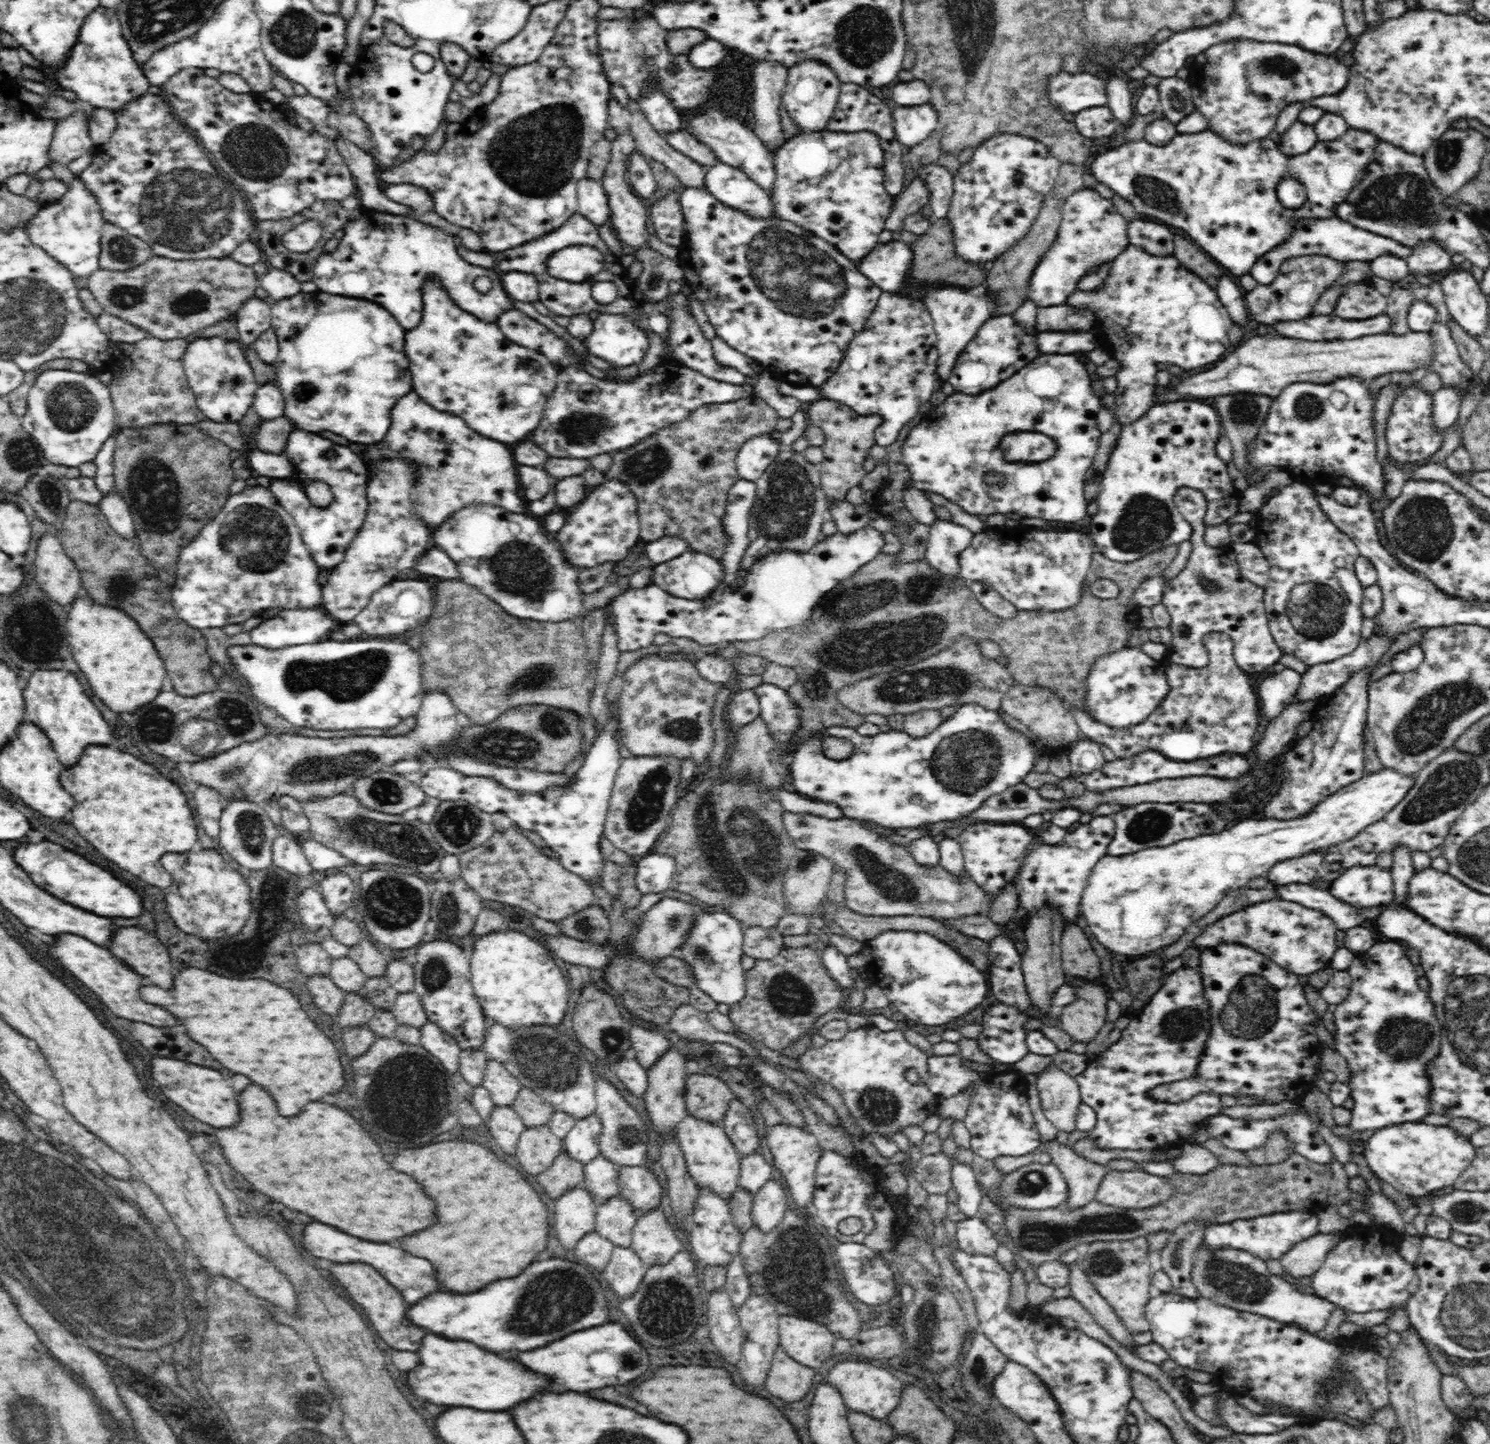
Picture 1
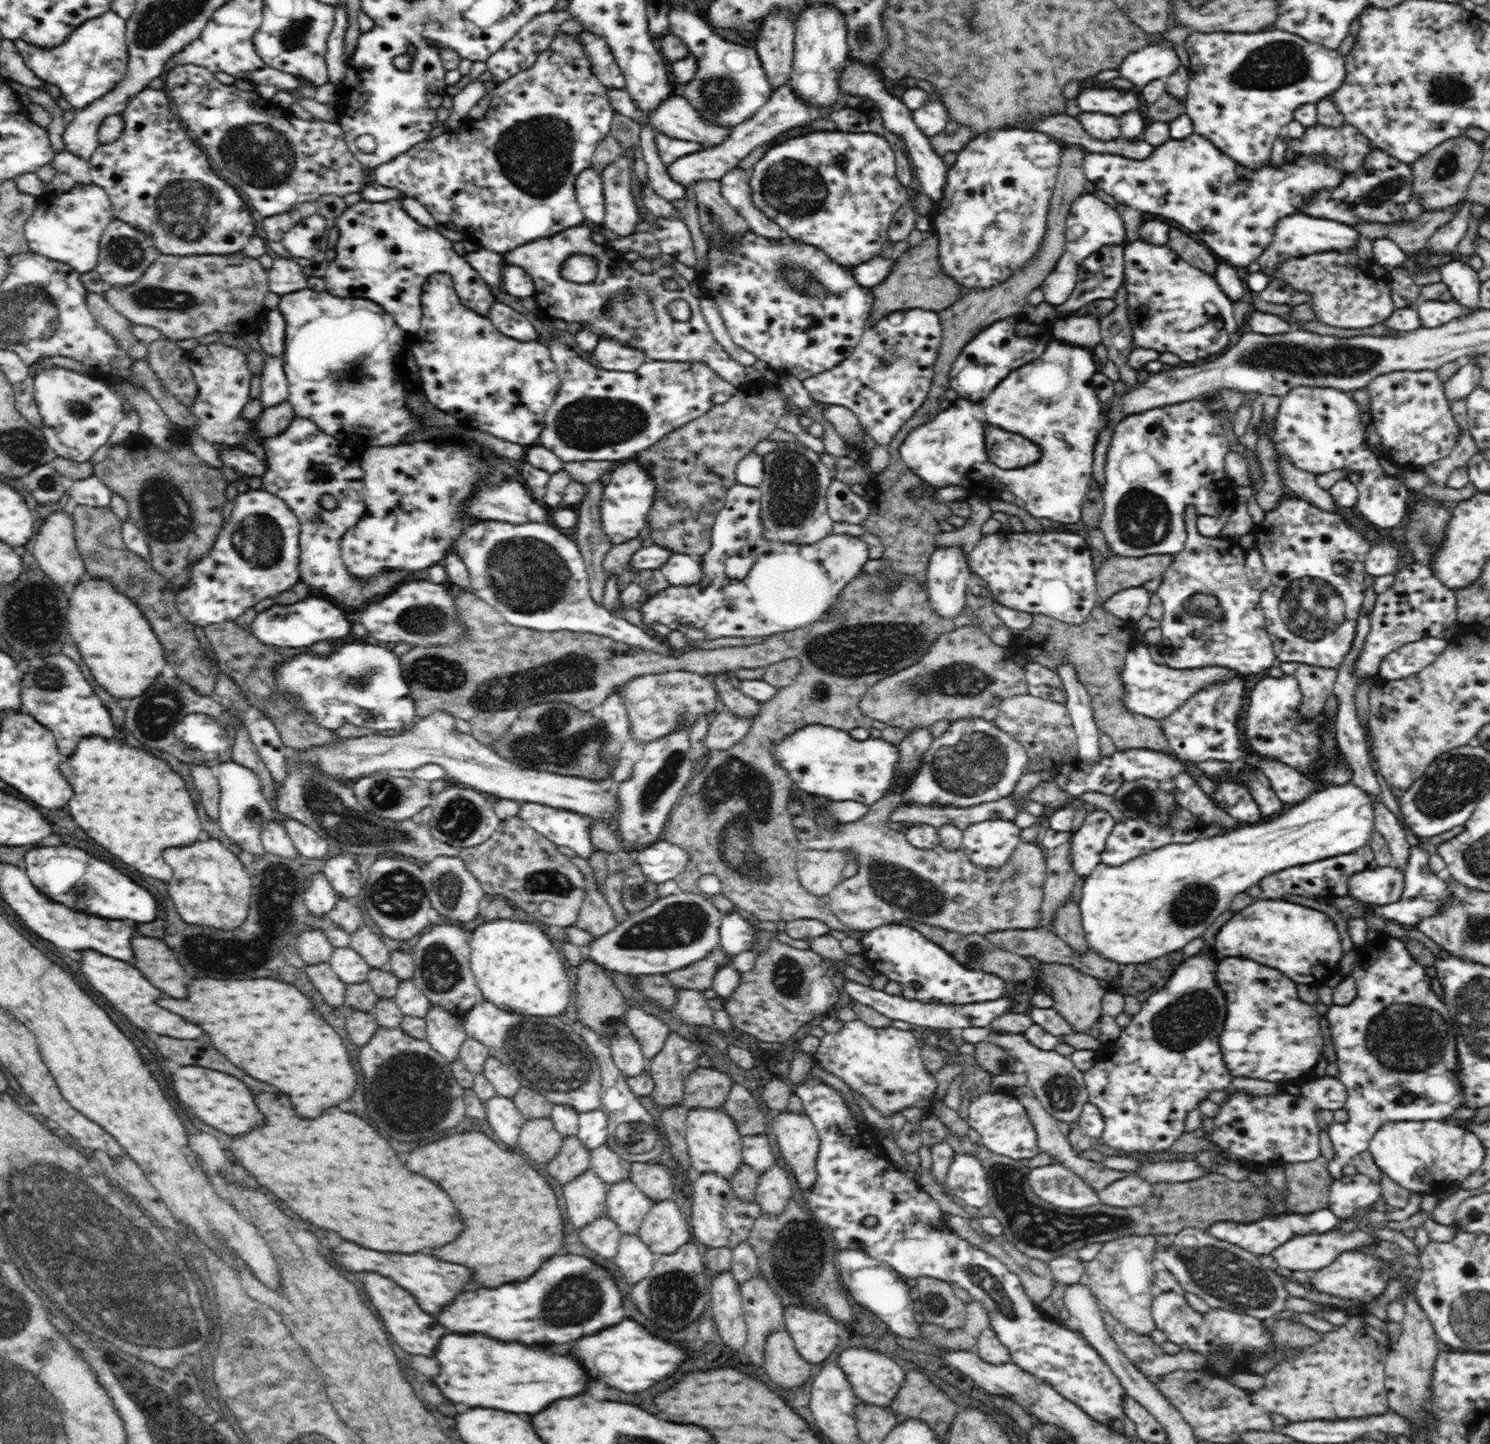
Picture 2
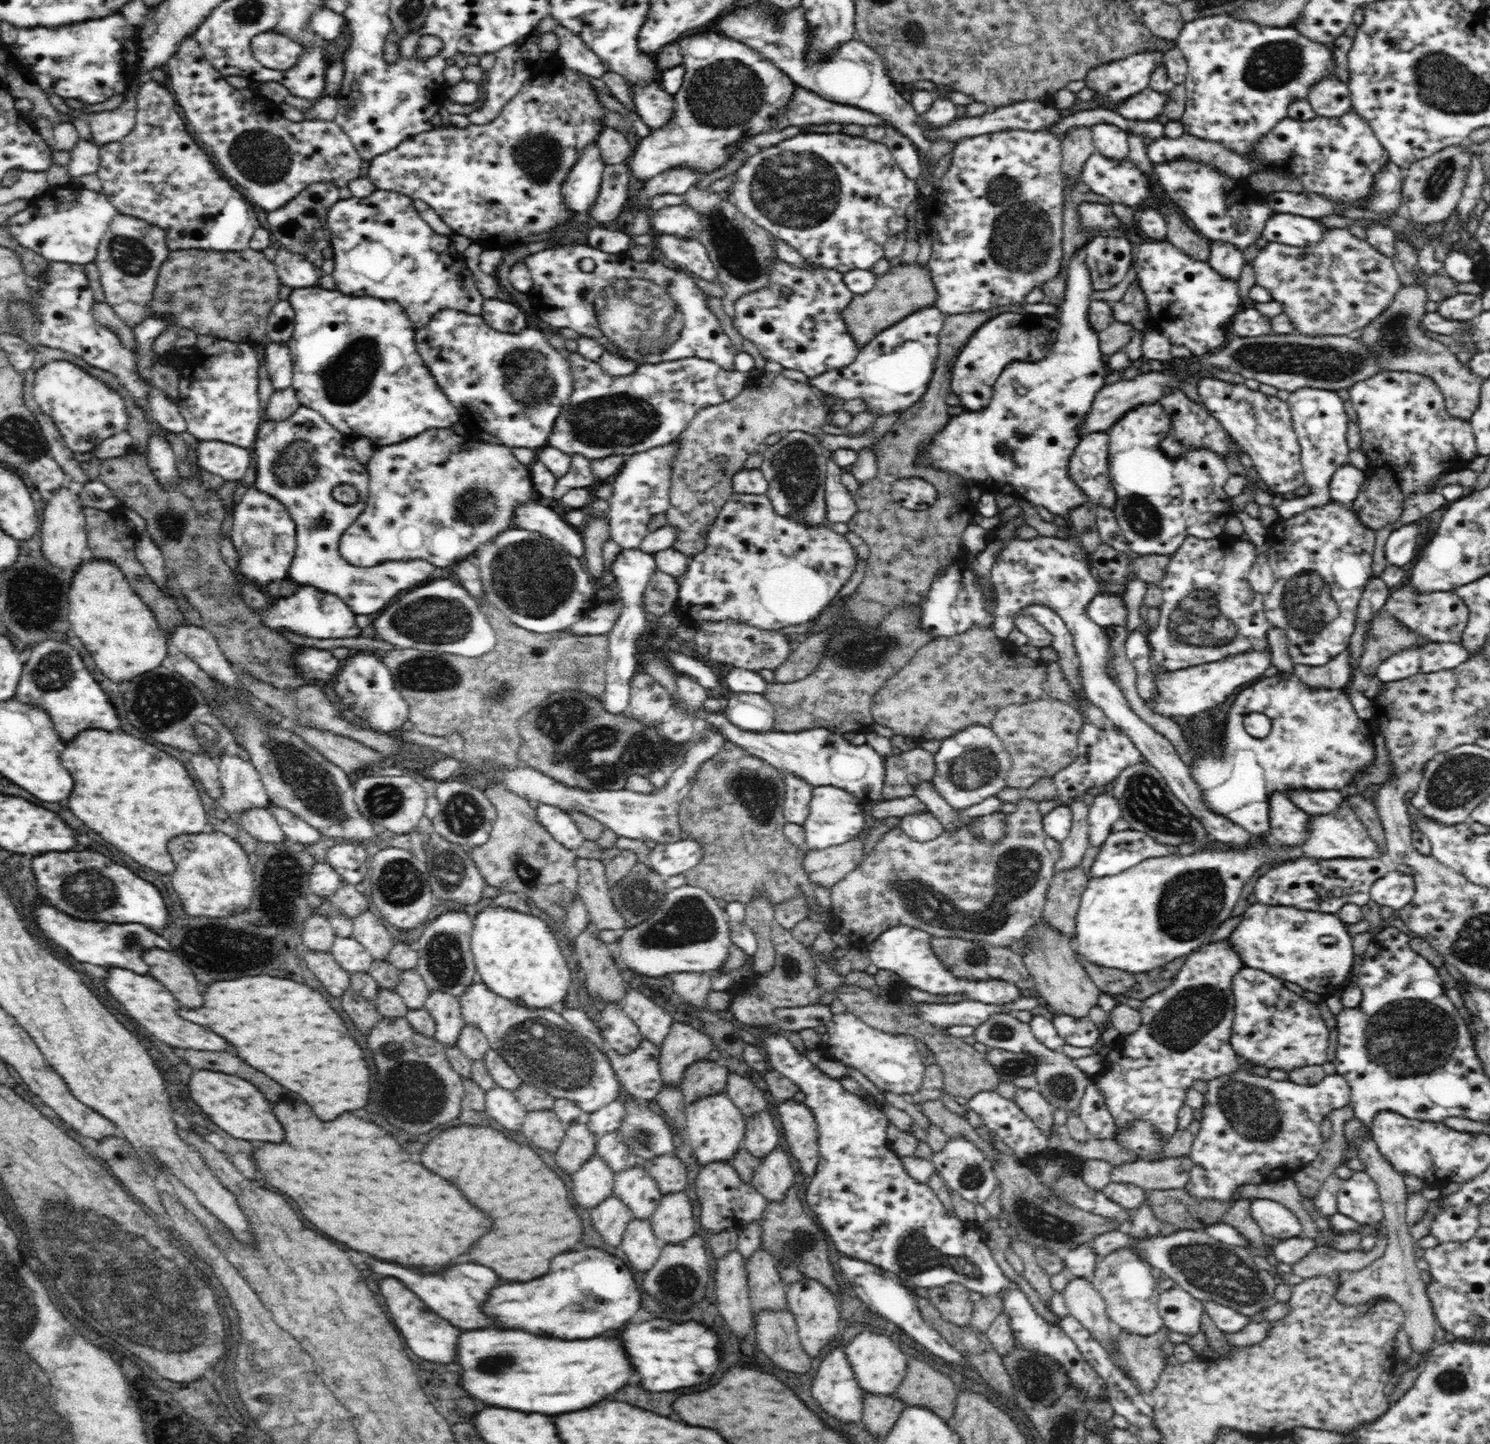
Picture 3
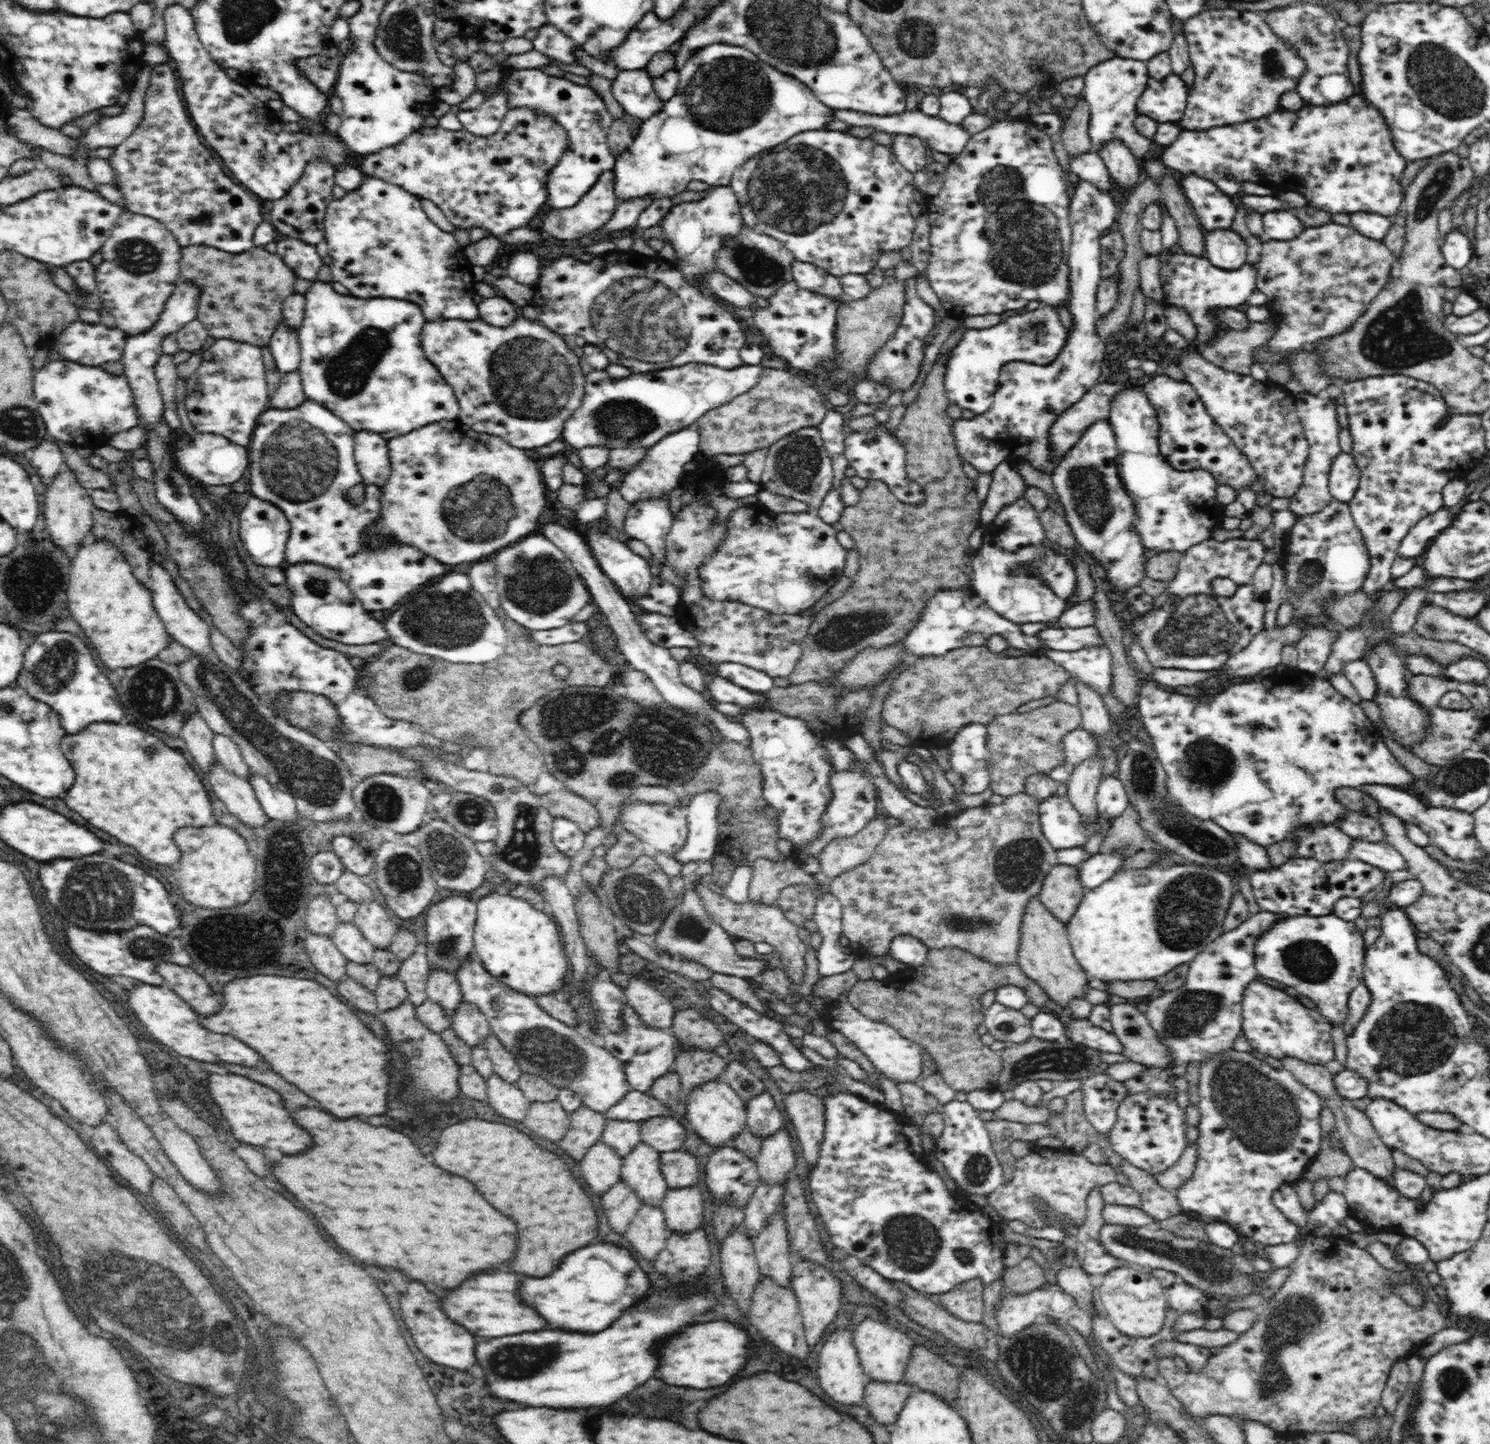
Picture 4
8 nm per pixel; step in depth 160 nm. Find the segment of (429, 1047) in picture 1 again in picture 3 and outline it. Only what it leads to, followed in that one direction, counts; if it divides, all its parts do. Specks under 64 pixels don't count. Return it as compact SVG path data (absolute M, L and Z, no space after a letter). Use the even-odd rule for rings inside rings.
M440 991L431 992L426 999L425 1008L435 1020L434 1037L437 1042L445 1048L456 1046L458 1036L465 1026L459 997Z

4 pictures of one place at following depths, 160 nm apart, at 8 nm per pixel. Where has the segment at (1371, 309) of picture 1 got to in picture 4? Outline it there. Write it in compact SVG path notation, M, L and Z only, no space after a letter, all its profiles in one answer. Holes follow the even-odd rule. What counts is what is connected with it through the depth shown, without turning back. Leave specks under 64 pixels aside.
M1334 222L1316 228L1305 227L1298 238L1263 240L1262 252L1256 263L1256 288L1268 297L1266 306L1275 316L1277 325L1277 331L1266 343L1266 349L1270 353L1285 353L1290 349L1296 351L1321 338L1342 334L1386 287L1394 260L1394 253L1383 241L1368 238L1350 225Z

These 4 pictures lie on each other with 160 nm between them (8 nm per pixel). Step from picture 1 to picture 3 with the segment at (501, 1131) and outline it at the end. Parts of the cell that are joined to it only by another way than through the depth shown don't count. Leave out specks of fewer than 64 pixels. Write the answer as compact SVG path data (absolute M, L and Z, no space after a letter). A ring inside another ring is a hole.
M495 1086L485 1091L485 1112L506 1130L521 1130L528 1110L520 1104L512 1090Z

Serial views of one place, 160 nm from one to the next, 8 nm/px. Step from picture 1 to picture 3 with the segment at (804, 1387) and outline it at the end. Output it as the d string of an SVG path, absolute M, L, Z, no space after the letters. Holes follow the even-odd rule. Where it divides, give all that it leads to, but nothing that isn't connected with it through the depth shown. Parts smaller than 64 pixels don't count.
M787 1308L783 1310L758 1310L753 1318L756 1340L760 1350L780 1368L796 1374L804 1374L810 1370L810 1355L802 1348L794 1315Z

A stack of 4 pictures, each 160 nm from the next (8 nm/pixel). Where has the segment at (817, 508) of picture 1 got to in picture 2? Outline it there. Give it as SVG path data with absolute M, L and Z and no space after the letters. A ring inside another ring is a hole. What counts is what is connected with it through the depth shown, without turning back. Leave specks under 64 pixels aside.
M794 438L793 442L783 442L777 449L774 449L772 452L766 454L762 458L762 464L764 465L765 477L762 481L762 484L759 486L761 490L761 518L762 523L765 524L765 536L768 540L774 540L774 542L796 542L796 543L816 543L825 538L826 536L833 534L834 522L832 517L829 516L827 512L827 490L829 489L830 483L833 480L833 474L830 472L830 469L824 465L821 461L821 455L808 449Z

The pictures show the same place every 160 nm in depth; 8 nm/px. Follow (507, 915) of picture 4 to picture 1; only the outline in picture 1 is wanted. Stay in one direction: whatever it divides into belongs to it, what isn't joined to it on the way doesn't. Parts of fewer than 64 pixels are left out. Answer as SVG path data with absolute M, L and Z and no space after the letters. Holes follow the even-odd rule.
M492 932L476 938L470 953L471 986L482 1004L482 1010L486 1014L486 1020L490 1023L501 1023L508 1028L520 1028L522 1026L558 1026L564 1018L564 1012L568 1008L568 984L566 978L560 976L562 970L554 964L554 958L550 958L548 948L532 940L530 936L522 932Z

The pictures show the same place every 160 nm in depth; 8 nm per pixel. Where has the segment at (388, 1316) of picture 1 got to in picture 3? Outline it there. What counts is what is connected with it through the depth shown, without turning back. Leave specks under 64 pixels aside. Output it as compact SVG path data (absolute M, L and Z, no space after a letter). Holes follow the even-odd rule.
M386 1278L380 1282L380 1292L386 1300L386 1304L390 1302L390 1314L394 1324L398 1326L400 1334L404 1336L406 1344L410 1346L410 1350L430 1362L442 1362L442 1364L450 1364L456 1362L457 1342L460 1340L460 1329L452 1323L440 1318L433 1310L430 1310L418 1298L414 1291L410 1292L402 1282L394 1280L394 1278Z

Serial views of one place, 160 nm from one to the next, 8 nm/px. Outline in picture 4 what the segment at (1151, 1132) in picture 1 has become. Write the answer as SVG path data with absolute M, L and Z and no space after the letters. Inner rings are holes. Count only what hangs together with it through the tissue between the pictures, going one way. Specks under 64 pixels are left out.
M1260 911L1250 915L1236 929L1223 931L1223 933L1214 939L1190 961L1186 983L1180 986L1177 991L1166 991L1163 996L1154 998L1149 1002L1146 1010L1146 1019L1150 1022L1152 1029L1157 1032L1160 1044L1168 1047L1172 1053L1175 1065L1171 1067L1146 1067L1139 1076L1128 1079L1123 1082L1127 1094L1138 1094L1139 1091L1153 1090L1154 1094L1170 1095L1176 1099L1177 1089L1172 1086L1170 1078L1184 1076L1186 1066L1190 1063L1202 1064L1208 1056L1218 1055L1222 1051L1230 1051L1233 1043L1240 1036L1243 1009L1242 1000L1244 1000L1245 990L1249 988L1252 982L1258 976L1255 967L1255 949L1257 940L1268 933L1282 917L1288 917L1286 914Z

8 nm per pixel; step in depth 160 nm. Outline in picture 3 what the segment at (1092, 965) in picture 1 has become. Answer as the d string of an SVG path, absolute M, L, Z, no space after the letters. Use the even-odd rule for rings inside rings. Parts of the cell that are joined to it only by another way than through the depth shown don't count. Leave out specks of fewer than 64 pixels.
M1076 866L1064 872L1055 872L1046 890L1044 921L1072 940L1075 936L1075 918L1081 894L1089 880L1090 877L1084 873L1084 869Z

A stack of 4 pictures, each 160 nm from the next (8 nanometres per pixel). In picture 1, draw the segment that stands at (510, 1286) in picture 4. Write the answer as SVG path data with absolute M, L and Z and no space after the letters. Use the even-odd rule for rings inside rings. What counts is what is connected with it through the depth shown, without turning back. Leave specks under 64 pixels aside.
M310 1222L302 1230L302 1246L309 1255L326 1258L332 1262L366 1262L366 1264L374 1266L396 1290L402 1290L402 1298L406 1298L406 1302L410 1302L410 1304L440 1290L434 1282L434 1270L432 1270L432 1264L428 1260L416 1258L416 1256L402 1252L400 1248L394 1248L390 1244L362 1242L360 1238L350 1238L350 1234L338 1232L332 1226L324 1226L320 1222Z

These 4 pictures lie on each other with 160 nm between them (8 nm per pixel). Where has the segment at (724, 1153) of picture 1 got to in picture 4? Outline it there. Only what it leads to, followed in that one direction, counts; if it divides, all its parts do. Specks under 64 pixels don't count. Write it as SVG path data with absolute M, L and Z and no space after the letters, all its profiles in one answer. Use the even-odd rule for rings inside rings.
M711 1079L696 1086L687 1101L687 1114L684 1117L688 1119L690 1128L714 1149L720 1148L728 1139L733 1139L747 1128L746 1103L729 1083L721 1082L721 1079Z

